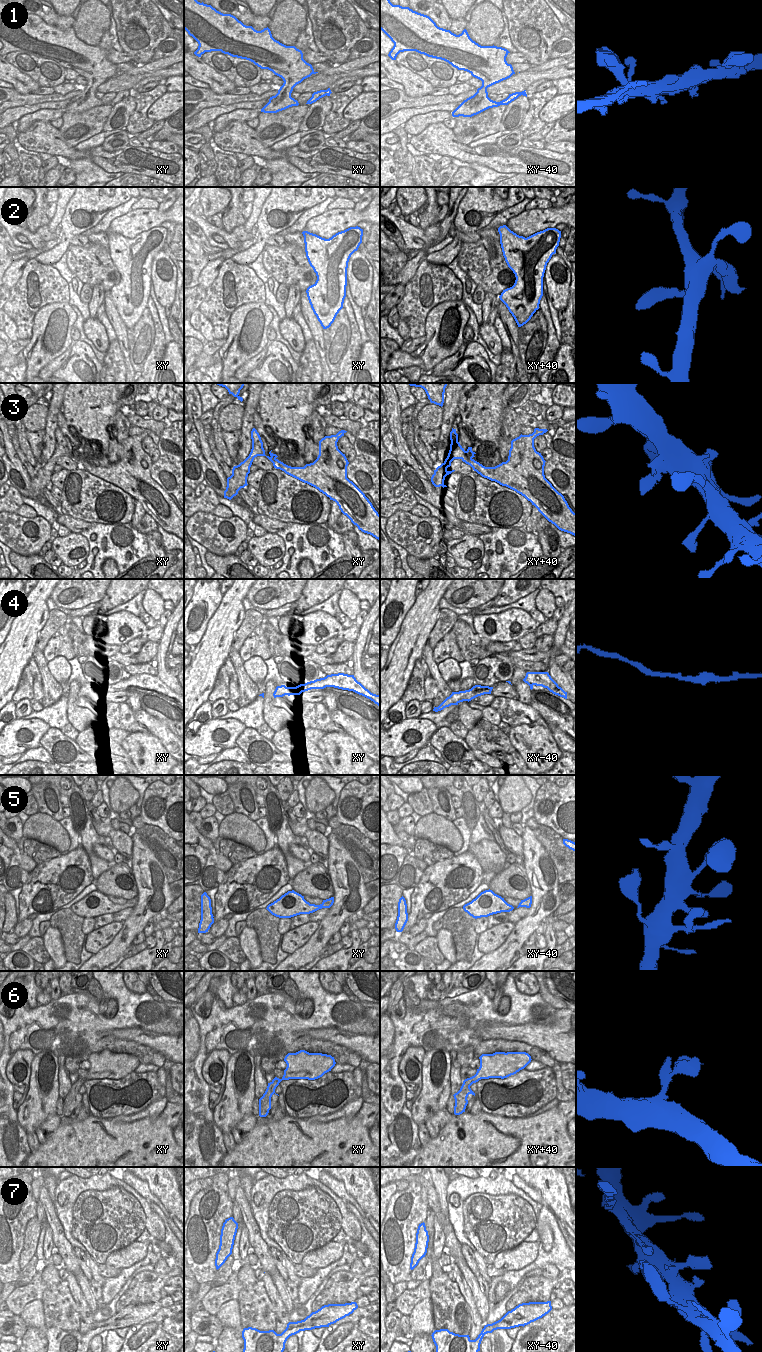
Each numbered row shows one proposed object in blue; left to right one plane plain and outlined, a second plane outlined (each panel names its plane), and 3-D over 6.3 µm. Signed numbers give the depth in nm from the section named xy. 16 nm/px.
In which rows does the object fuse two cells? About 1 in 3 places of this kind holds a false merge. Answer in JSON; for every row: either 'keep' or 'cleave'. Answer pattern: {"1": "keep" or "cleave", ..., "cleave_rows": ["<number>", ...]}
{"1": "keep", "2": "keep", "3": "keep", "4": "keep", "5": "keep", "6": "keep", "7": "keep", "cleave_rows": []}

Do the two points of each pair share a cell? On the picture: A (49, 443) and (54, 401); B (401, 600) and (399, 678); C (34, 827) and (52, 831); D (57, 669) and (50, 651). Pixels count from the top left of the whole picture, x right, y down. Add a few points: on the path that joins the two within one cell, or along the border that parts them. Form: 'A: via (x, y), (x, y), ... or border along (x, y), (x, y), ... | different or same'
A: via (50, 433), (53, 411) | same
B: border along (412, 606), (407, 612), (397, 636), (390, 645) | different
C: via (38, 827), (48, 831) | same
D: border along (68, 660), (64, 657), (56, 656), (47, 662) | different

